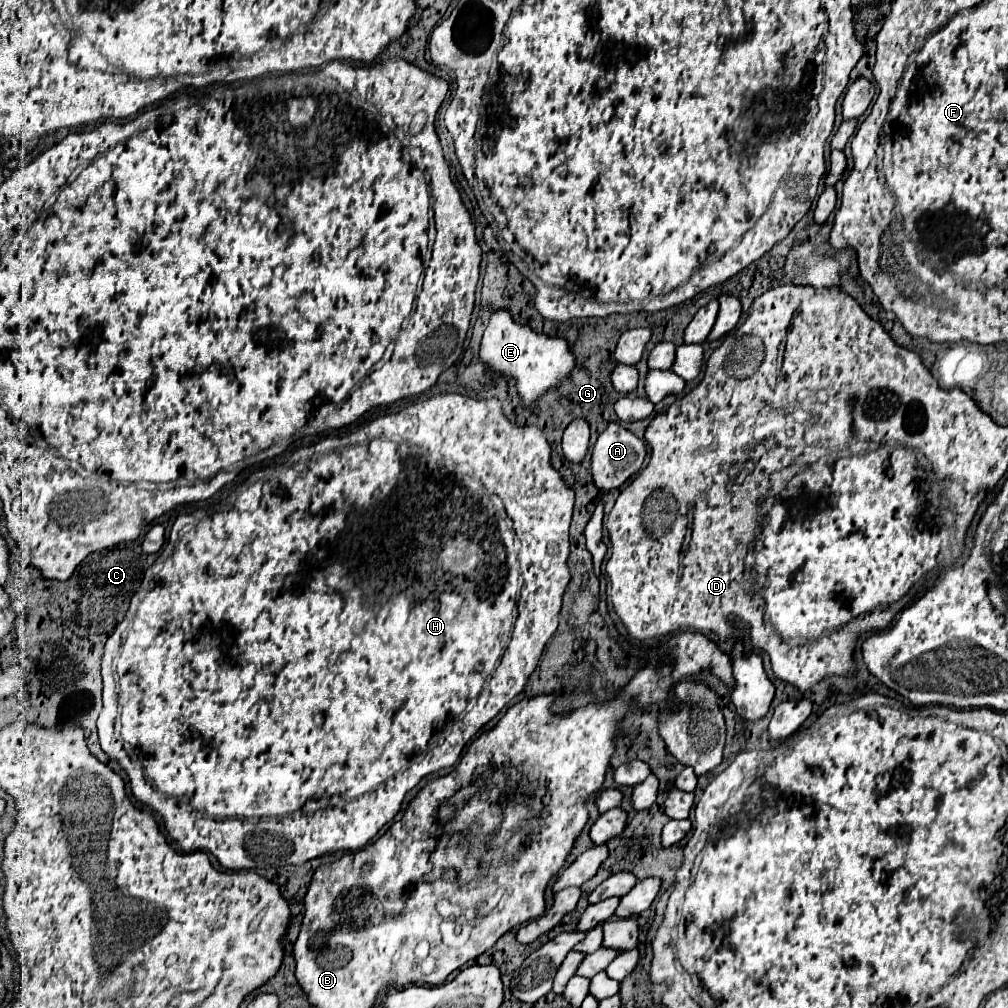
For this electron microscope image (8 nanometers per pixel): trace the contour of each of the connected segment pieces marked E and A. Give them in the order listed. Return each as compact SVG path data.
M506 310L492 314L490 324L480 344L480 360L488 366L488 372L498 372L516 380L516 388L526 406L532 406L546 390L556 386L574 368L574 354L566 340L536 334L528 326L516 324Z
M608 424L606 430L598 436L592 448L592 456L590 456L590 472L592 472L594 484L600 490L620 488L626 480L630 480L632 476L640 472L644 456L646 456L646 446L640 438L636 438L630 430L622 428L620 424Z

